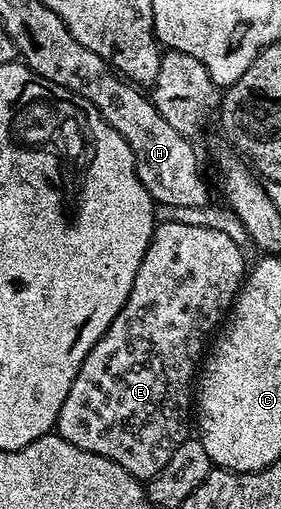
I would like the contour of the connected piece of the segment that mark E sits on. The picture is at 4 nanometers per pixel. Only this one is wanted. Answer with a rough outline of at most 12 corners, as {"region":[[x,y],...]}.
{"region":[[160,222],[57,436],[142,483],[246,276],[231,234]]}

